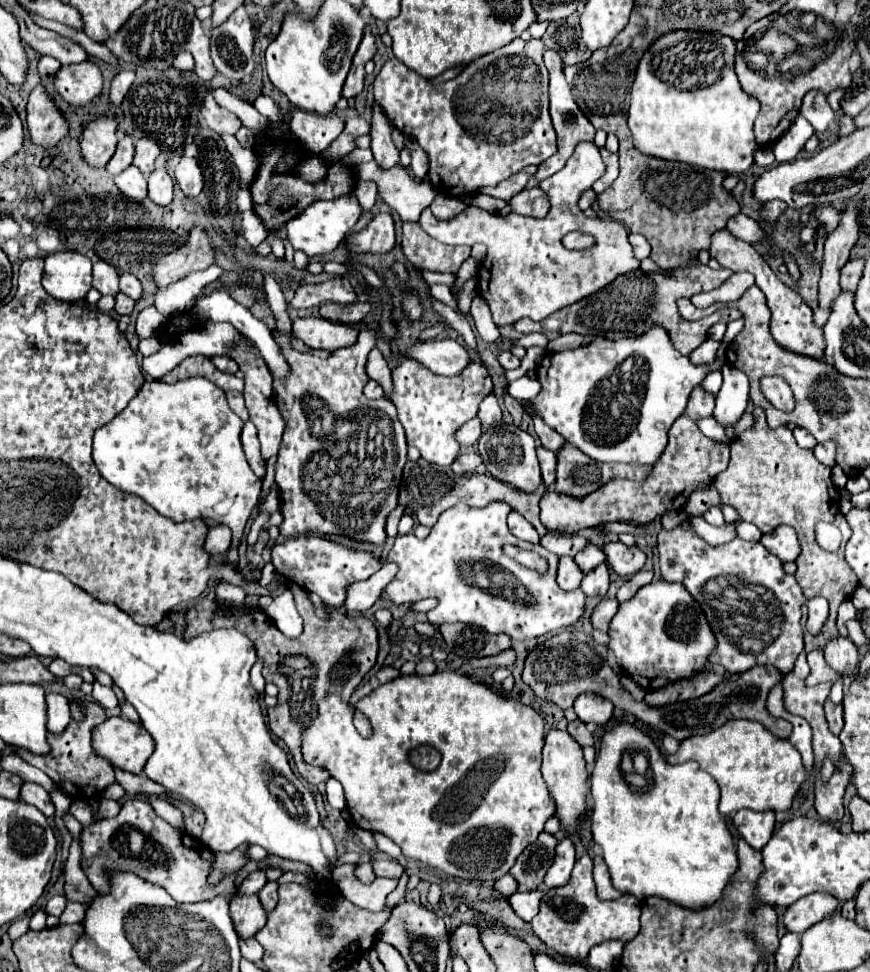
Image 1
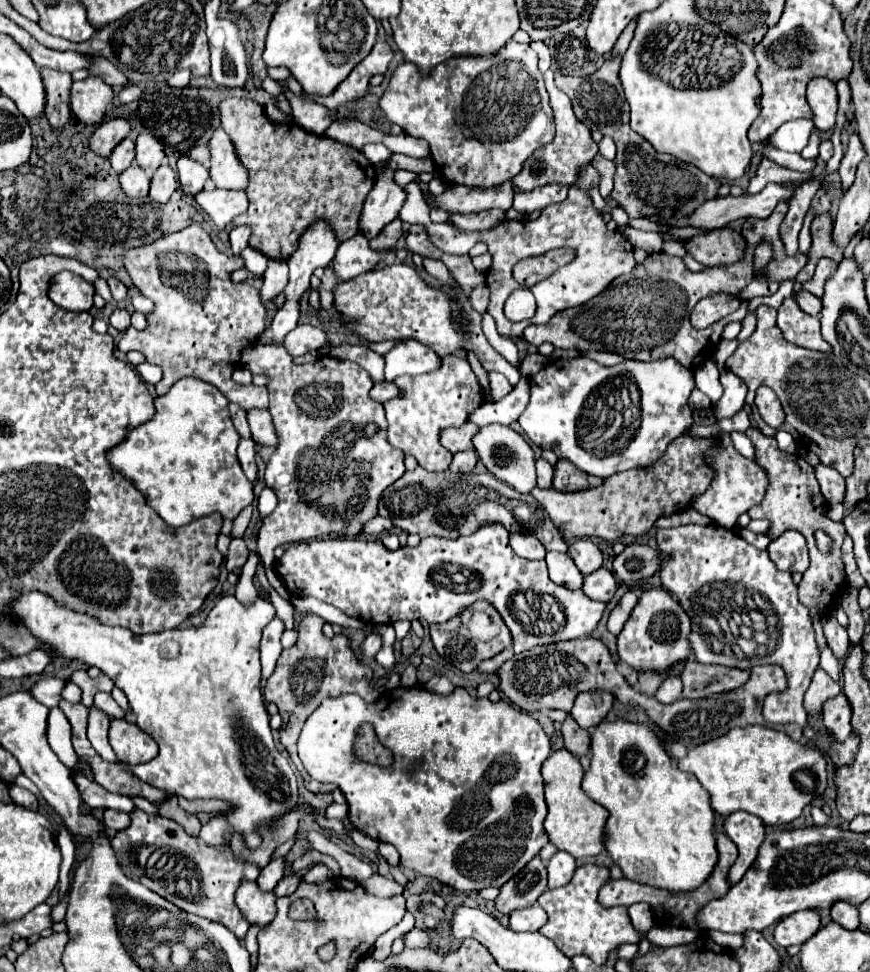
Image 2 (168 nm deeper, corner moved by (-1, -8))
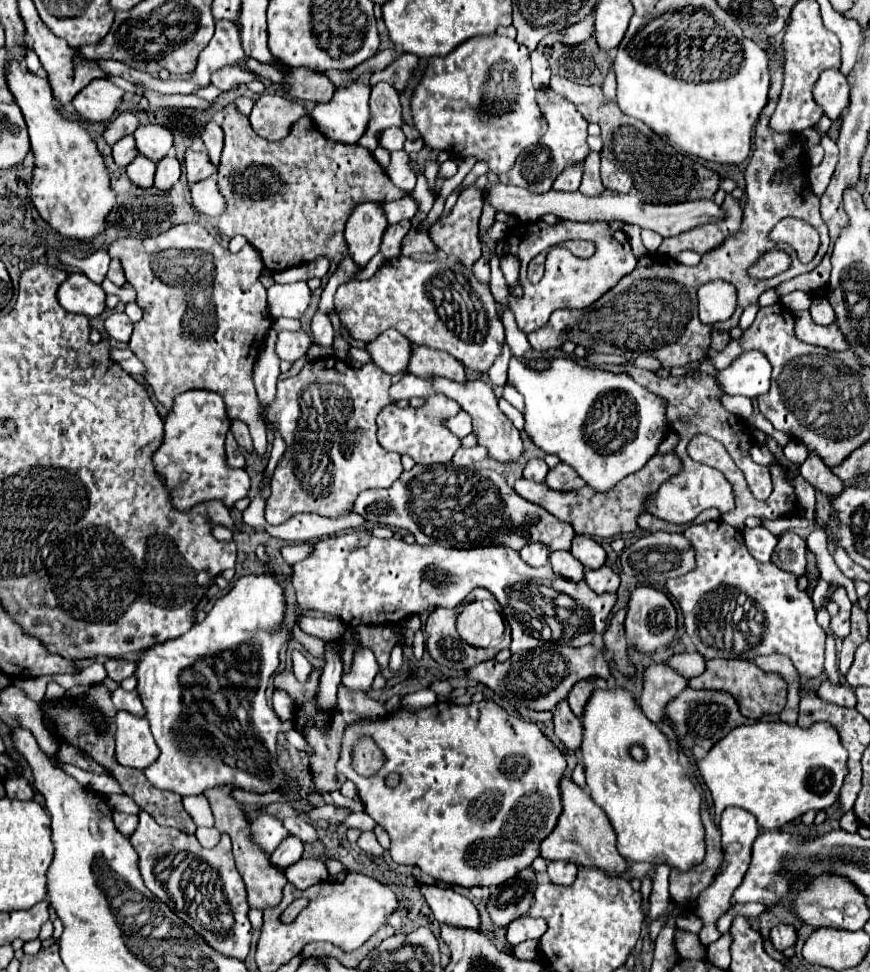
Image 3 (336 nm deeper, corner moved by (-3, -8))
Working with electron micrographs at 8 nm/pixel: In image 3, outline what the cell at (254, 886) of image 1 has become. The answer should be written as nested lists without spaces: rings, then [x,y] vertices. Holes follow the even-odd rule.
[[[288,836],[286,842],[282,842],[282,846],[278,846],[278,850],[270,856],[270,862],[272,862],[272,866],[276,866],[278,870],[286,870],[288,866],[292,866],[294,862],[300,860],[302,850],[304,850],[304,844],[302,844],[298,838]]]

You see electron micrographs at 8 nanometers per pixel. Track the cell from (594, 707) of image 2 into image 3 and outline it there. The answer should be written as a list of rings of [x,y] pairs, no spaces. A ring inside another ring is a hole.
[[[588,678],[586,682],[578,682],[578,686],[574,686],[574,690],[570,690],[570,694],[568,694],[568,704],[570,704],[572,712],[574,712],[578,718],[582,718],[582,712],[584,712],[584,708],[586,708],[588,698],[590,698],[592,692],[598,690],[598,688],[600,688],[600,690],[606,690],[606,688],[608,688],[606,680],[602,680],[602,678]]]

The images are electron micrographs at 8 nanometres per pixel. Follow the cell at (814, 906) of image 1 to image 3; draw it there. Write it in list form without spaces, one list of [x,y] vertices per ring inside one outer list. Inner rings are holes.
[[[780,922],[770,930],[770,940],[778,952],[784,952],[786,948],[794,946],[796,938],[798,938],[798,930],[792,924]]]

